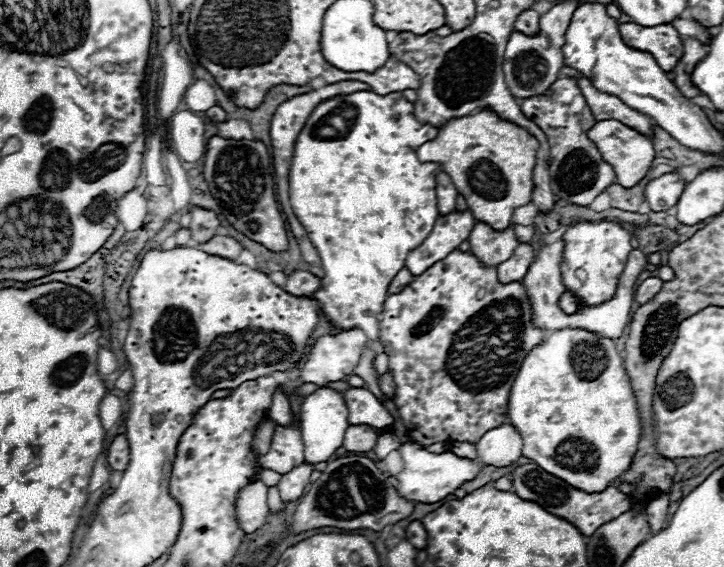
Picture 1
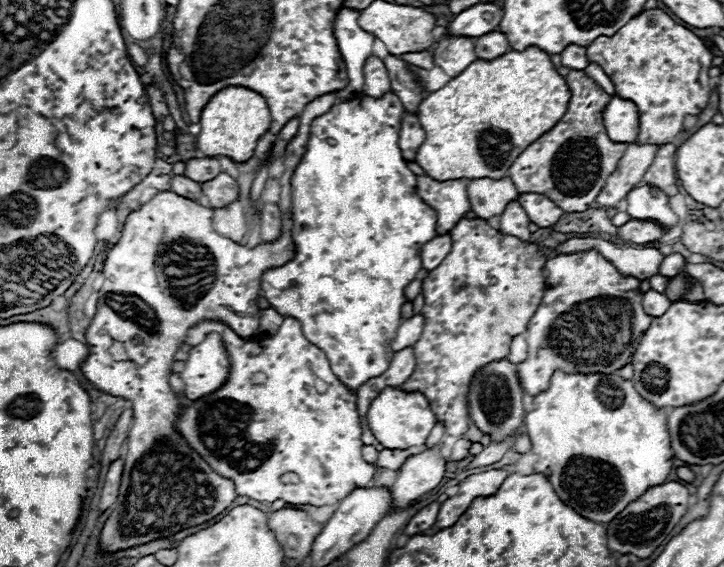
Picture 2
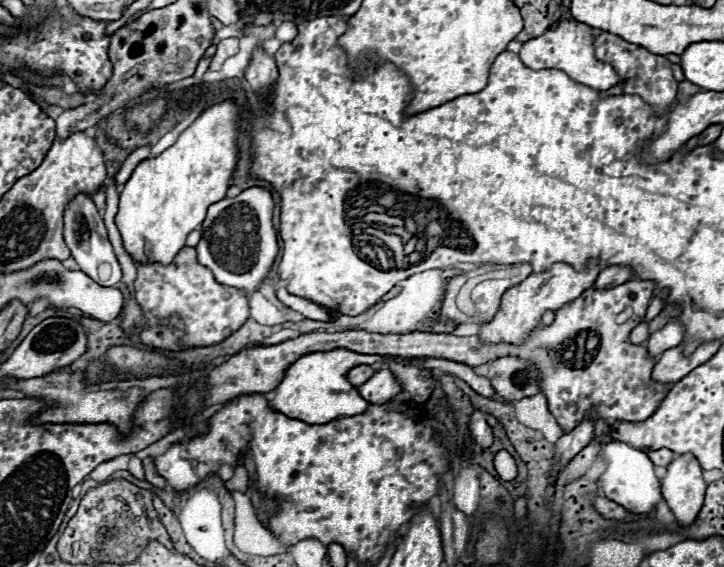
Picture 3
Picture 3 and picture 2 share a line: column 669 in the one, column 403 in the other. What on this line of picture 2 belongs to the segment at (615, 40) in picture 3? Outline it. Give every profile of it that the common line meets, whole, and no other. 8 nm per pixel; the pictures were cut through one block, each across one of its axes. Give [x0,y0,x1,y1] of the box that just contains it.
[384,54,430,112]

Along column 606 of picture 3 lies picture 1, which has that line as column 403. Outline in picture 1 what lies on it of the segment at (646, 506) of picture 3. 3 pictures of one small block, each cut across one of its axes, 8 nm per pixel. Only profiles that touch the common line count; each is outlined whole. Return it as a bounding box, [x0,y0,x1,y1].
[396,442,482,504]

